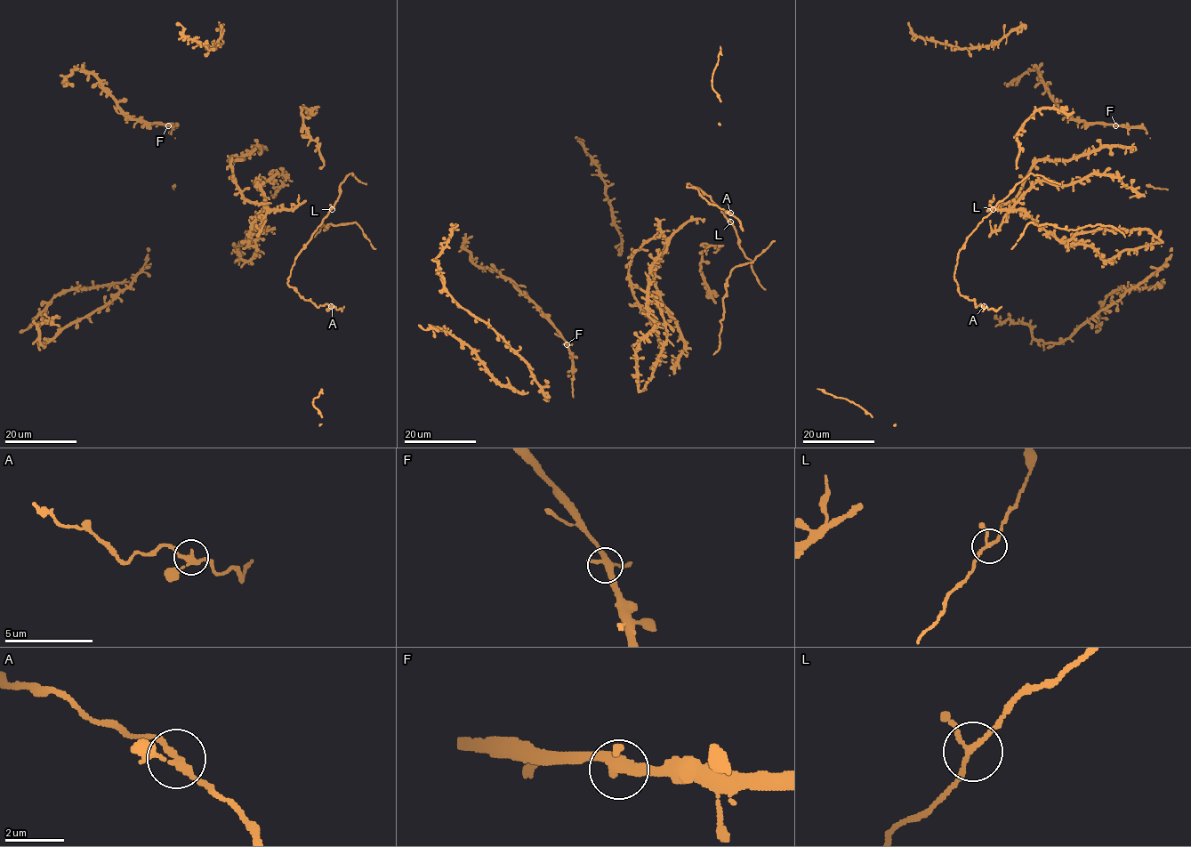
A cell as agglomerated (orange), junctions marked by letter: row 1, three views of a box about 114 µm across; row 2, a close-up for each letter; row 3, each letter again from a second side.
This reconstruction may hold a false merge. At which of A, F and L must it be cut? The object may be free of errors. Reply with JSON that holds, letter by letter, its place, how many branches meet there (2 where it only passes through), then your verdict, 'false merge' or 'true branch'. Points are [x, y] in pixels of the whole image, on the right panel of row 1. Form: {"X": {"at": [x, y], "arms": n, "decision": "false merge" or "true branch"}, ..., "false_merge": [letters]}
{"A": {"at": [984, 306], "arms": 3, "decision": "true branch"}, "F": {"at": [1115, 125], "arms": 3, "decision": "true branch"}, "L": {"at": [993, 209], "arms": 3, "decision": "true branch"}, "false_merge": []}

